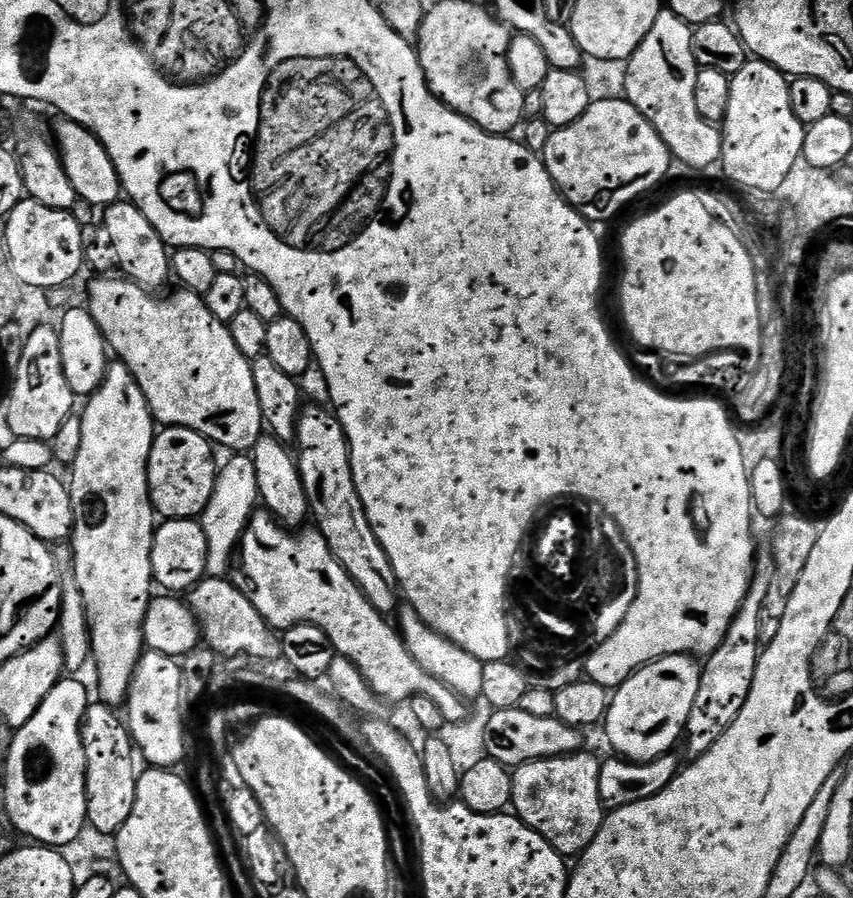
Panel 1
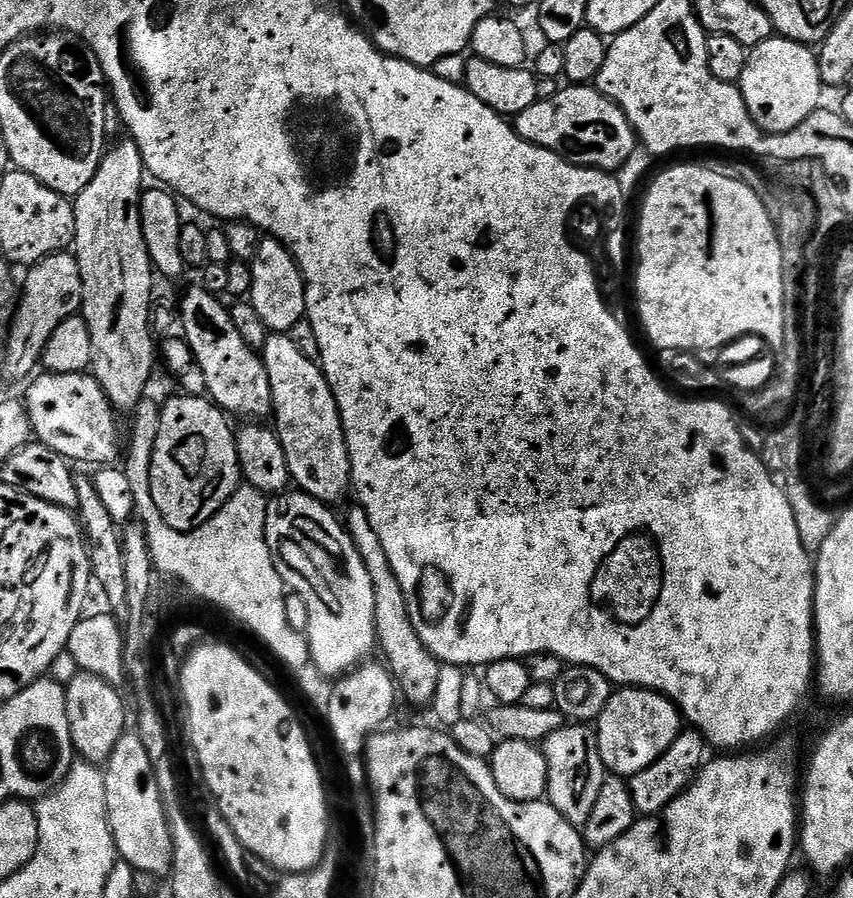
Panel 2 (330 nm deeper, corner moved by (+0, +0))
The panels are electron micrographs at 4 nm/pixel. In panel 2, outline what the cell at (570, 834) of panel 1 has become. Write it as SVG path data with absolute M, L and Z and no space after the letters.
M569 723L554 730L550 738L542 741L542 751L548 771L547 803L552 804L554 810L558 810L562 818L566 818L566 822L582 826L594 811L594 801L602 791L602 782L606 775L595 731L583 724Z

